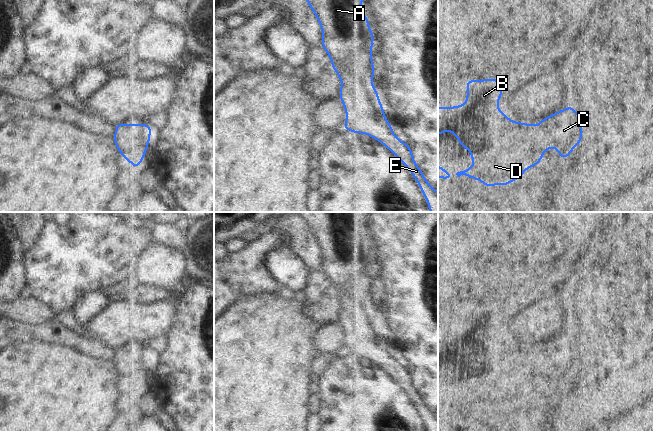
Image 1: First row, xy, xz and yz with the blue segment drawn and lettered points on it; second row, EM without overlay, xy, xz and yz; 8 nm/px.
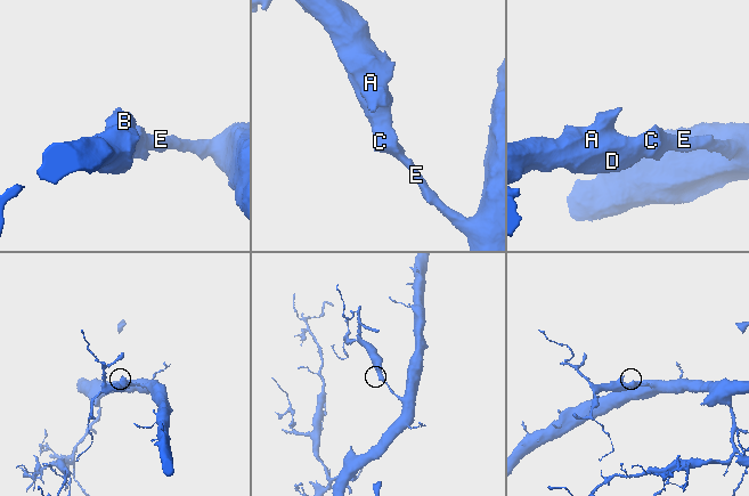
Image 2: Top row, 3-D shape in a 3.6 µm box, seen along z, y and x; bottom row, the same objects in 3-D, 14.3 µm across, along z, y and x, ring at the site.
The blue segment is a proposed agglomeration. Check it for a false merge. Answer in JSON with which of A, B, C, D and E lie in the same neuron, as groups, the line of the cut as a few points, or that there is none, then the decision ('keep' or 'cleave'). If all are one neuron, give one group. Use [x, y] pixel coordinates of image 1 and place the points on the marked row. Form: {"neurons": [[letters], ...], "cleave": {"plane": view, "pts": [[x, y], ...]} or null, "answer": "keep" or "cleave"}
{"neurons": [["A", "B", "C", "D", "E"]], "cleave": null, "answer": "keep"}

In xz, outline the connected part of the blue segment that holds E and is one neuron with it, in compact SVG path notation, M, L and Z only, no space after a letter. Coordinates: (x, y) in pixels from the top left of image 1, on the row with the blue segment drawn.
M307 0L315 12L323 33L323 49L329 54L332 68L342 82L340 99L346 110L344 129L364 133L390 149L411 171L427 199L431 212L438 212L438 193L429 185L422 171L414 162L407 143L401 142L392 132L392 126L384 116L384 110L376 89L372 86L374 65L372 64L372 42L374 36L368 25L368 18L360 11L363 0Z

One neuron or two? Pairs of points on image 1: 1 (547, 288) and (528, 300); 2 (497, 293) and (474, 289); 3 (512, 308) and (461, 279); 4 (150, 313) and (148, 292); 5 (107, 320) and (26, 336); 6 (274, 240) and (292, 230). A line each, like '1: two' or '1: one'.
1: one
2: two
3: two
4: two
5: two
6: two

